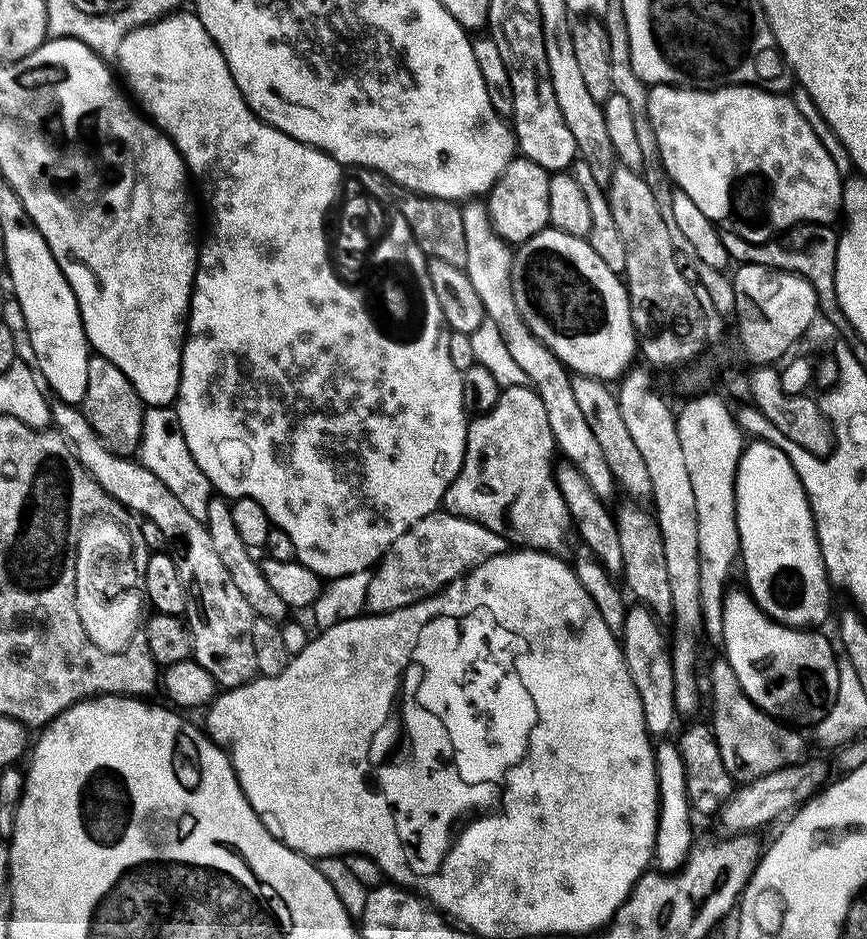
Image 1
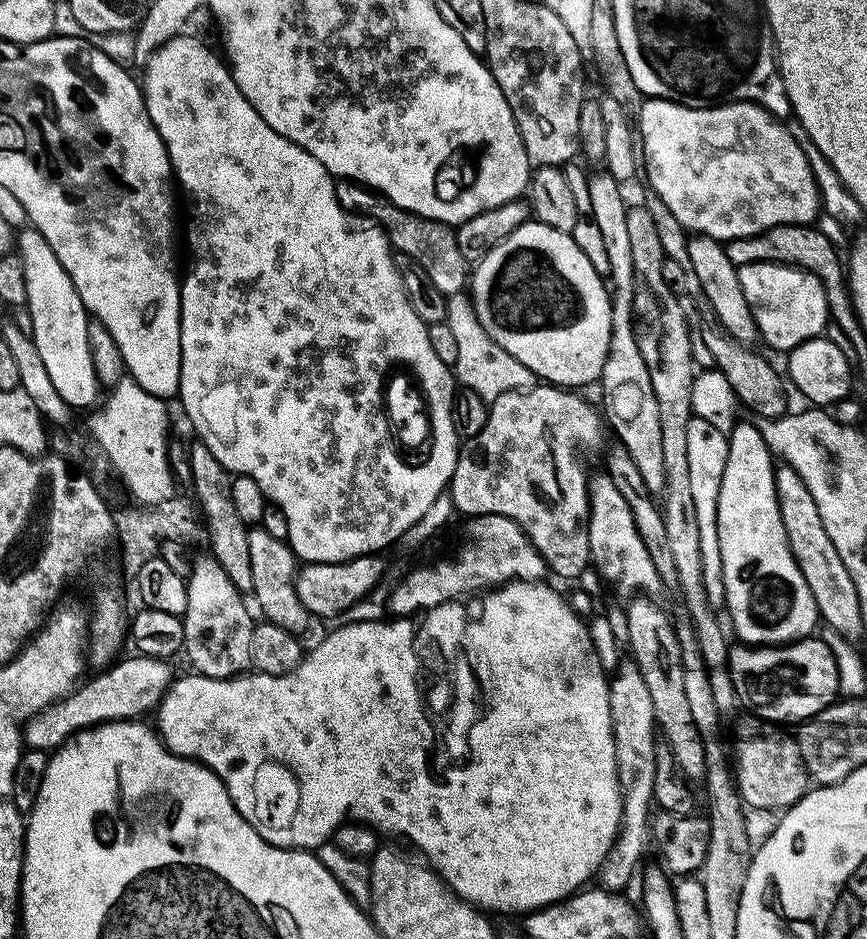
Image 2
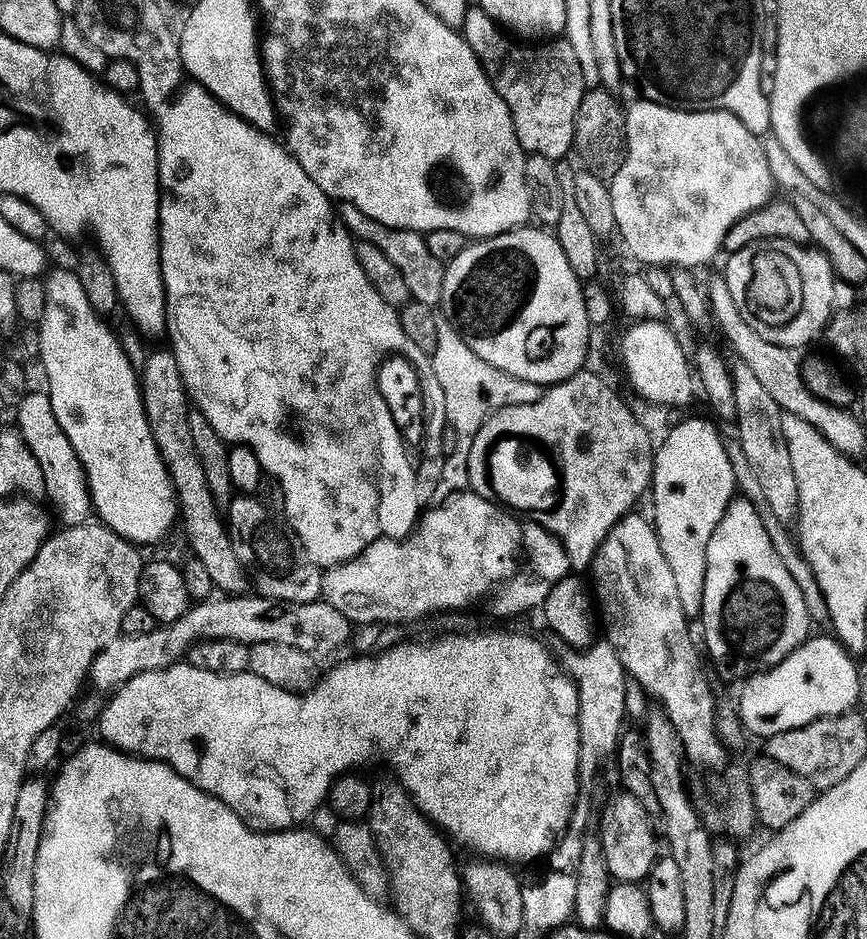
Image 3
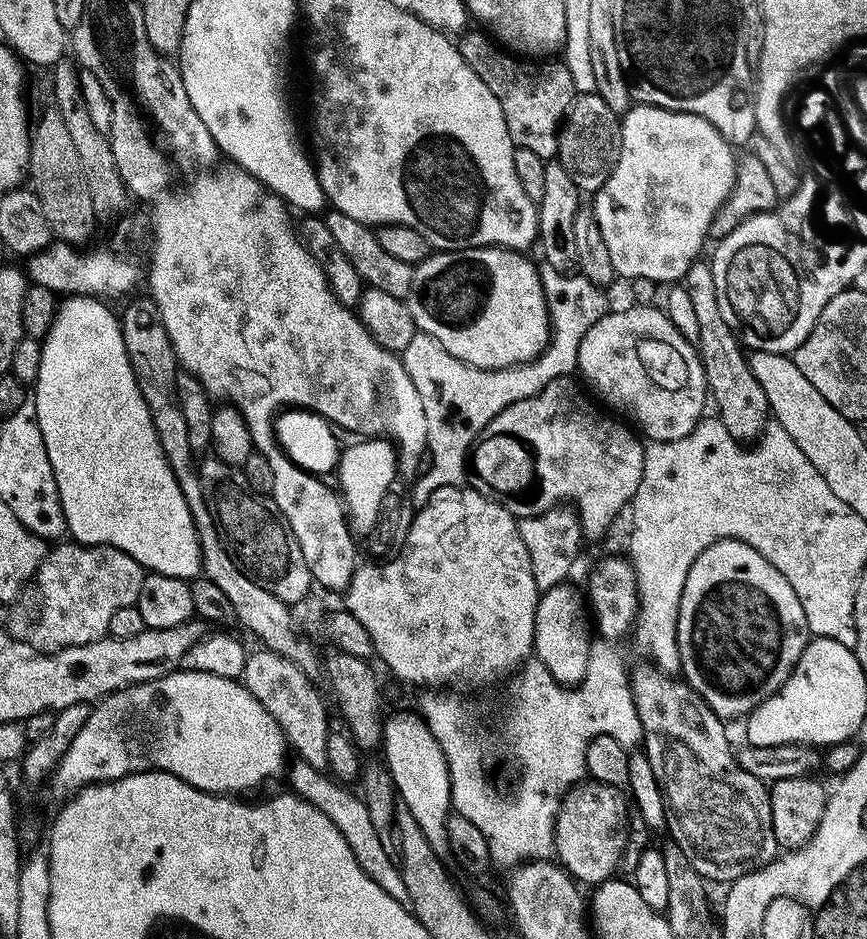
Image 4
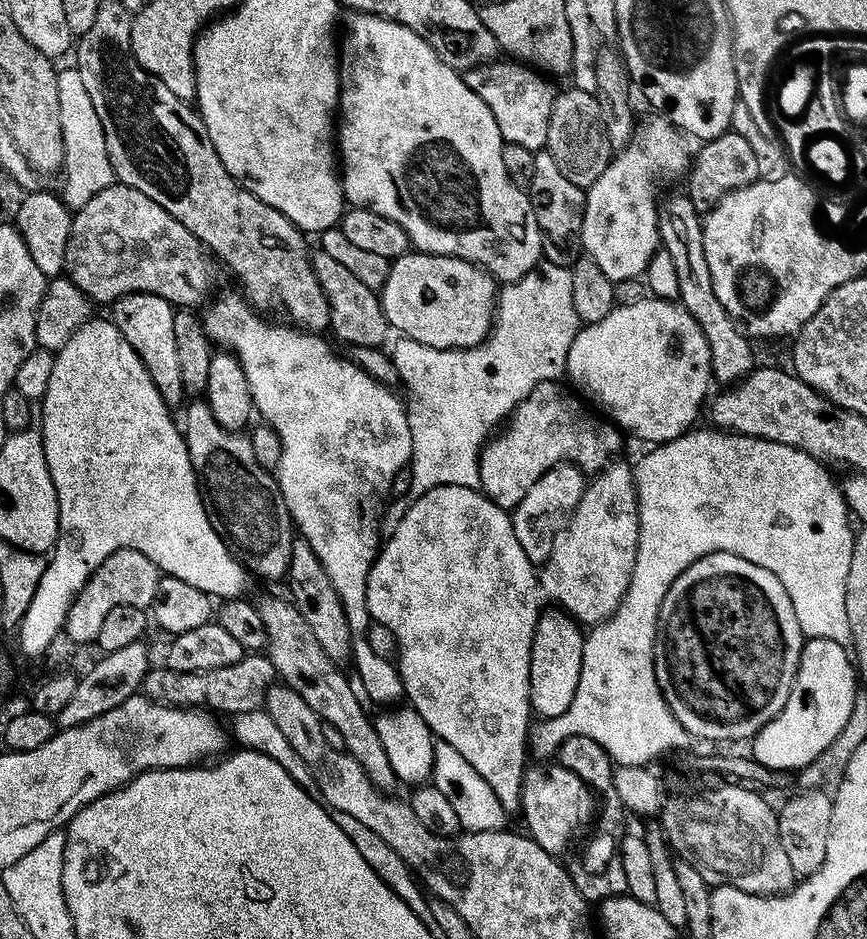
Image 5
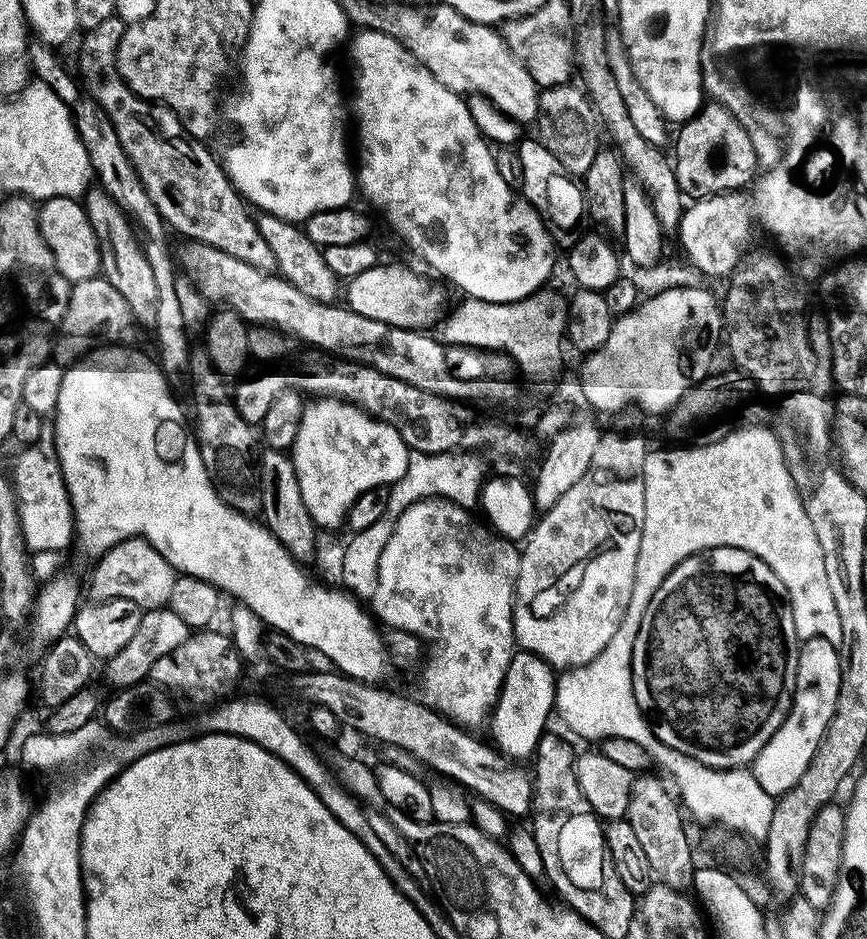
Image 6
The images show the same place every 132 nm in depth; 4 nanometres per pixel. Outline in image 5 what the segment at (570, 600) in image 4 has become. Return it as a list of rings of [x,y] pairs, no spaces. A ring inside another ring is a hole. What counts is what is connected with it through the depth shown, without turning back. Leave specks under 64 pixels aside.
[[[563,610],[541,611],[536,619],[536,629],[530,650],[530,702],[533,713],[543,719],[553,719],[565,714],[574,702],[578,682],[582,674],[582,654],[585,633],[567,612]]]

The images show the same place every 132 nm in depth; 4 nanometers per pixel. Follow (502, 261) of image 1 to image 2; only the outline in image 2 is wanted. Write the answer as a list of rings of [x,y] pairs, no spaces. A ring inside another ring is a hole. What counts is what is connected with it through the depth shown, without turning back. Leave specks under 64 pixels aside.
[[[604,470],[599,472],[596,477],[593,475],[589,479],[586,497],[591,563],[618,595],[632,598],[637,594],[652,594],[655,588],[657,590],[661,587],[661,582],[646,543],[635,525],[634,514],[608,473]]]

